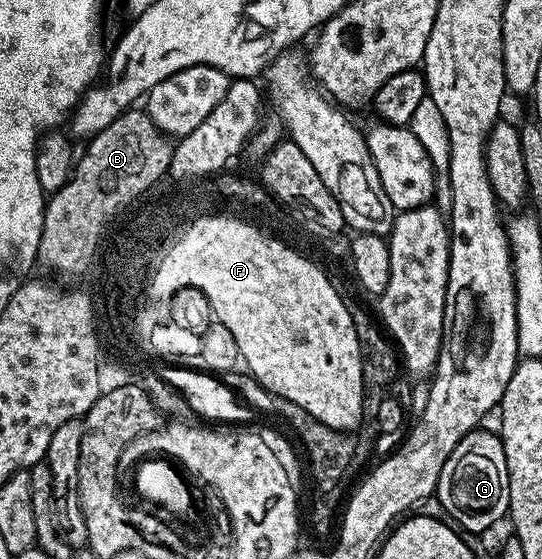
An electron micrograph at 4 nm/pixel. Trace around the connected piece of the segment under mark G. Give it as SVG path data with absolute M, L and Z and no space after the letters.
M478 427L459 439L459 447L451 451L451 459L443 463L436 496L449 515L448 520L466 533L484 534L484 529L504 518L509 512L509 472L500 436Z

